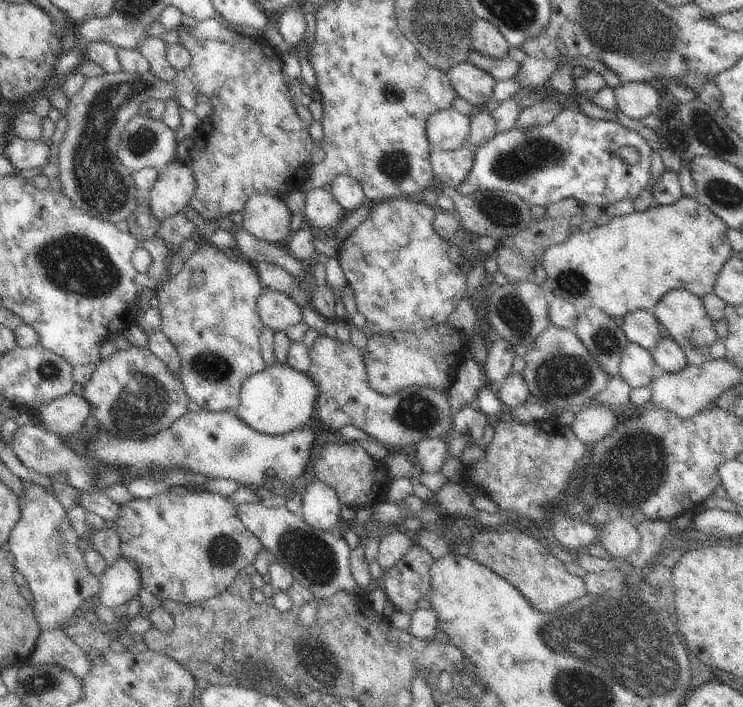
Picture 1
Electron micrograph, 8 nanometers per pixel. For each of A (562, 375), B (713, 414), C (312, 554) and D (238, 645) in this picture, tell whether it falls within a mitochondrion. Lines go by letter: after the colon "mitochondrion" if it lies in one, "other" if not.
A: mitochondrion
B: other
C: mitochondrion
D: other

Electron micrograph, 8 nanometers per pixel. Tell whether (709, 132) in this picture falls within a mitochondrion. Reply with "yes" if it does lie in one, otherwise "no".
yes

